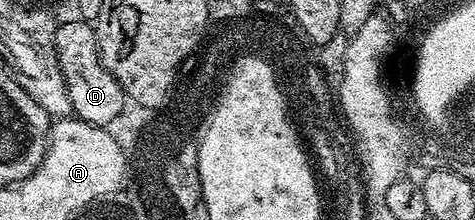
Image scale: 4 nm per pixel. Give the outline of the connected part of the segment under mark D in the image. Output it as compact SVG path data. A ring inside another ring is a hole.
M82 20L61 24L56 54L65 76L65 84L69 88L72 115L94 126L107 127L122 111L125 97L121 84L101 60L94 25Z

